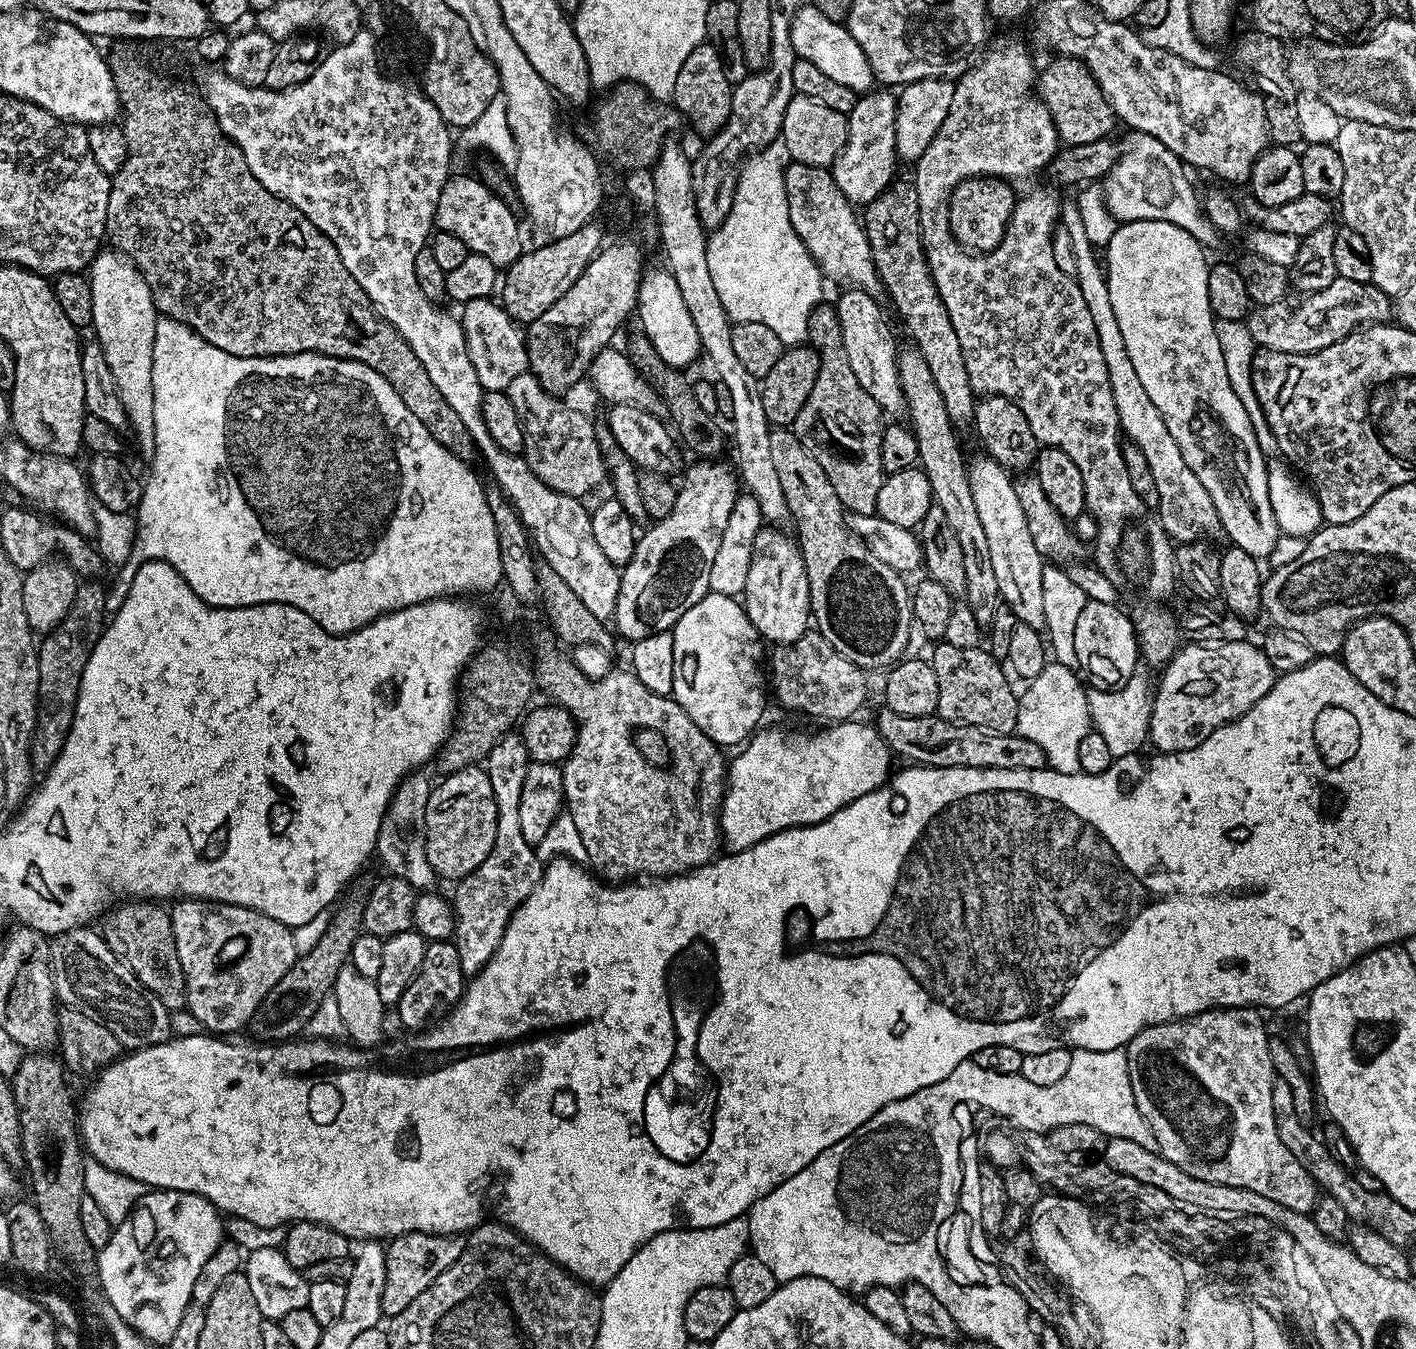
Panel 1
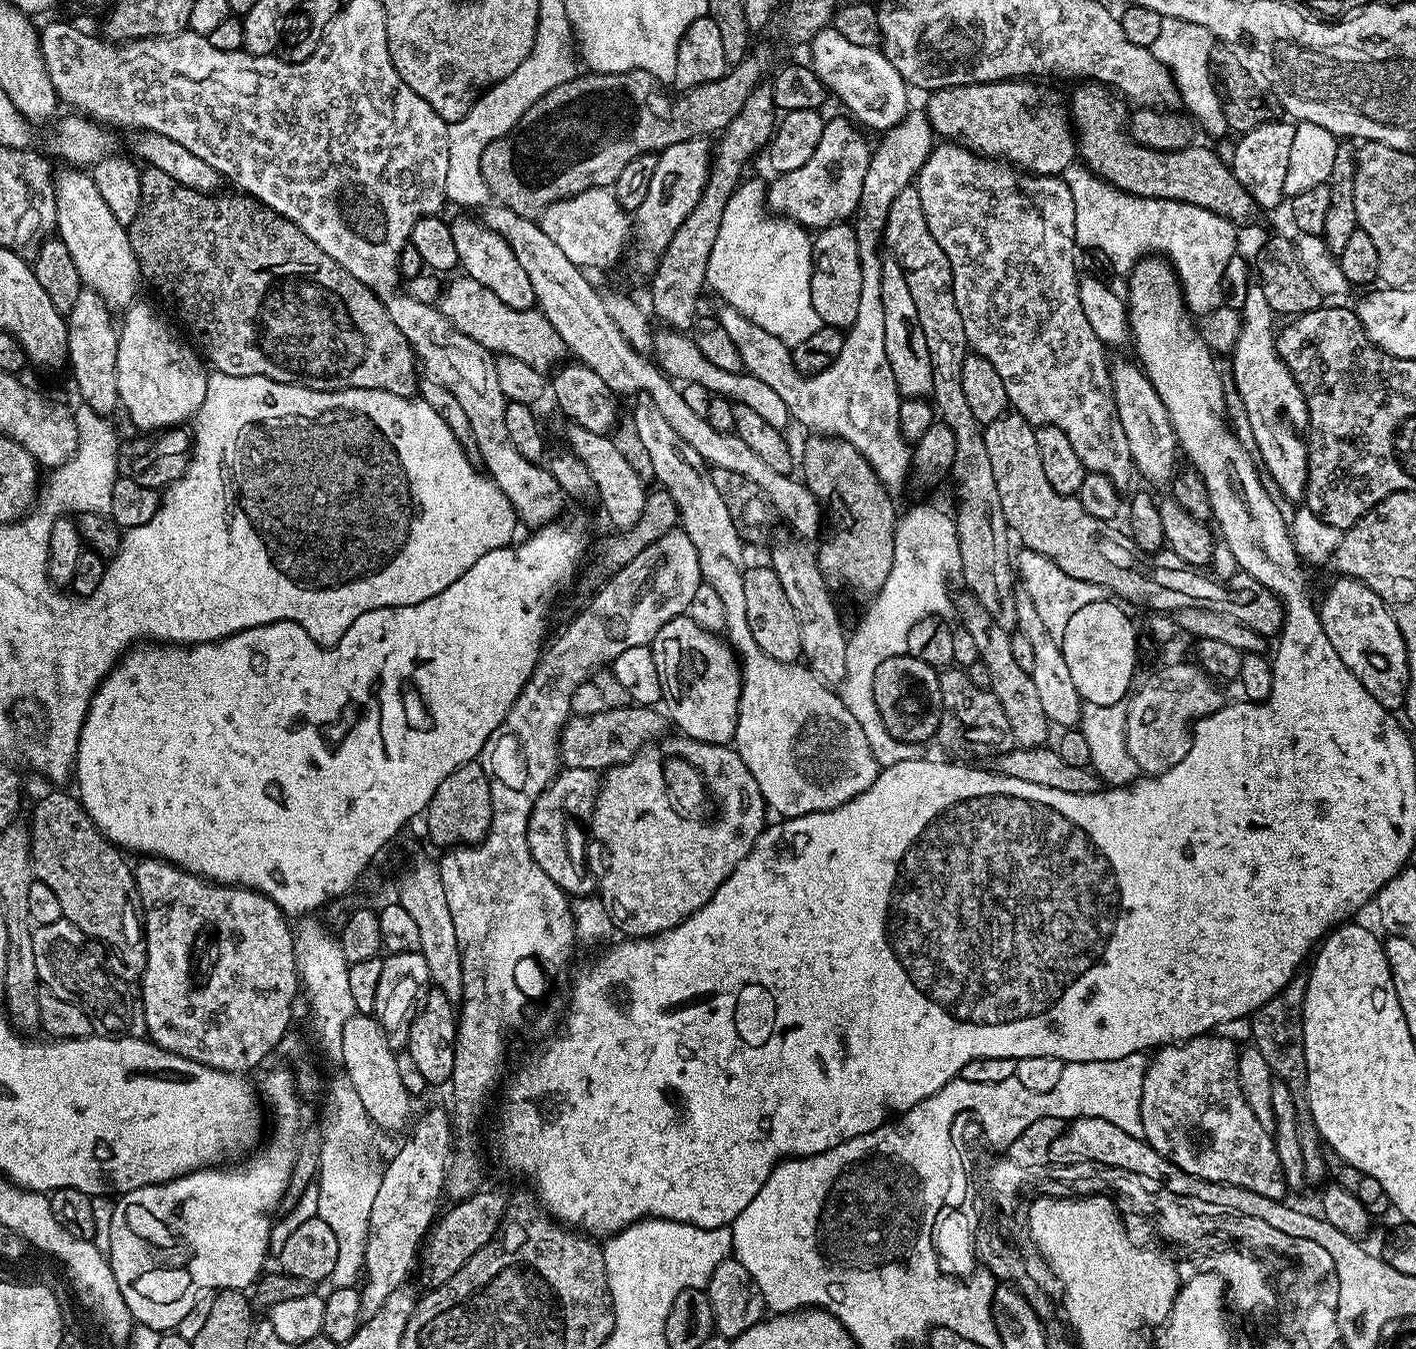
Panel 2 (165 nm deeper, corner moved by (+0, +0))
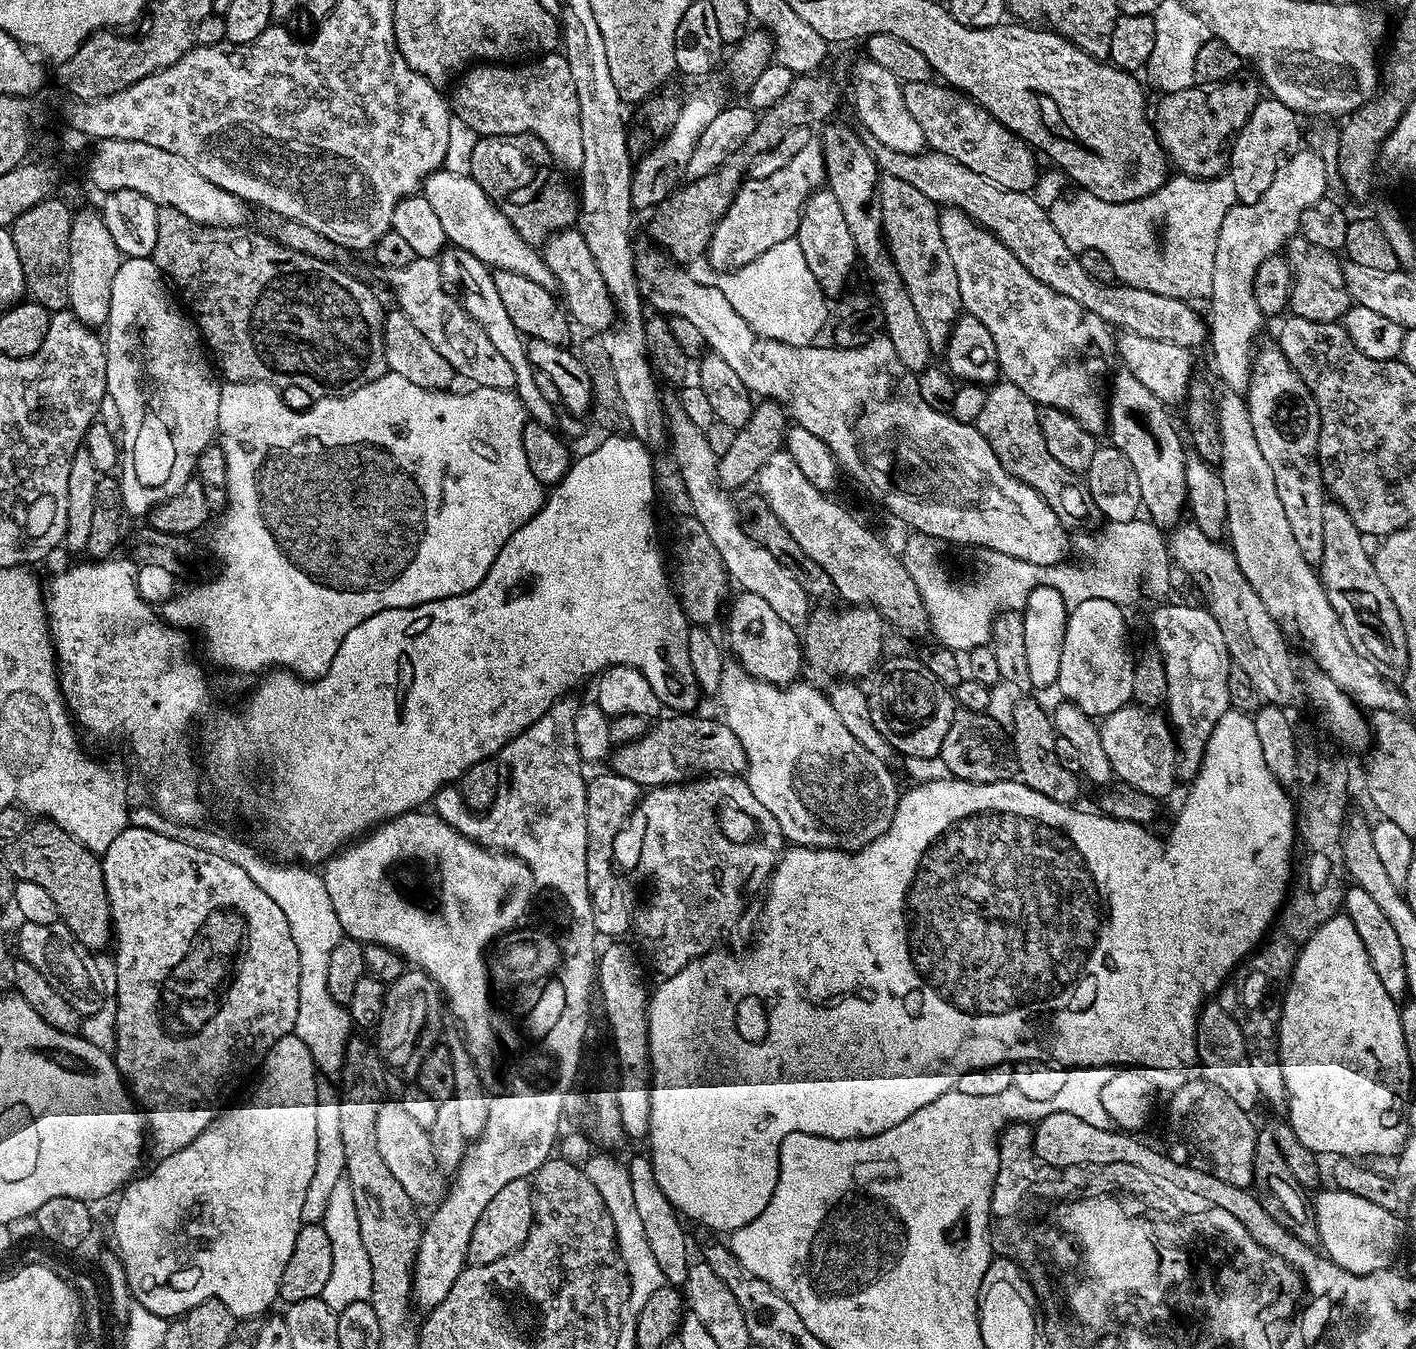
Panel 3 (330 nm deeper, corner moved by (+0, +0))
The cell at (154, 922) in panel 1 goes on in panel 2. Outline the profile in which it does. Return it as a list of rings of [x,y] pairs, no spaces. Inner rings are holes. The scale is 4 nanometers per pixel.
[[[48,792],[33,806],[30,835],[35,879],[39,883],[50,886],[50,890],[54,890],[61,917],[78,926],[78,930],[82,930],[103,945],[107,952],[107,967],[119,980],[139,981],[144,974],[148,946],[144,939],[142,916],[134,899],[136,896],[134,868],[131,863],[128,865],[124,861],[125,853],[111,844],[101,832],[97,832],[96,824],[89,818],[83,804],[73,793],[71,796],[68,792]]]

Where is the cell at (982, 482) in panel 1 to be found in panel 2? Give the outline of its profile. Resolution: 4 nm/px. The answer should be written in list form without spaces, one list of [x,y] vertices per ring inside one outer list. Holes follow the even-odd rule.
[[[1028,590],[1017,591],[1016,605],[1018,606],[1016,628],[1019,635],[1024,636],[1026,642],[1030,642],[1030,646],[1034,649],[1034,666],[1031,674],[1034,678],[1034,687],[1038,689],[1038,699],[1042,701],[1042,710],[1046,710],[1046,718],[1053,725],[1061,724],[1059,727],[1064,730],[1079,725],[1082,701],[1078,694],[1078,686],[1074,686],[1060,646],[1050,638],[1049,631],[1038,616],[1038,606],[1033,599],[1033,593]]]

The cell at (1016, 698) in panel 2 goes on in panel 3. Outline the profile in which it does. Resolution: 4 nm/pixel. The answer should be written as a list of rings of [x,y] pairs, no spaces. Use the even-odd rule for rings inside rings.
[[[1020,700],[1013,706],[1010,747],[1016,756],[1016,770],[1020,783],[1030,786],[1030,790],[1038,790],[1038,794],[1046,794],[1046,798],[1054,798],[1054,802],[1062,802],[1063,804],[1072,806],[1079,801],[1076,799],[1080,796],[1080,784],[1082,785],[1082,780],[1077,773],[1066,770],[1066,766],[1062,766],[1062,762],[1058,762],[1058,754],[1054,754],[1056,737],[1056,727],[1052,724],[1052,718],[1047,707],[1045,709],[1040,708],[1040,704],[1036,700]]]

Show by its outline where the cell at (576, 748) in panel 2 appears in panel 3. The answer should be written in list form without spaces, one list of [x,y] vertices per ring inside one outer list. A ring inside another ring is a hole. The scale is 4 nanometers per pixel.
[[[672,714],[669,720],[657,719],[642,738],[615,745],[610,753],[611,771],[622,778],[630,778],[630,782],[638,782],[644,790],[660,788],[663,784],[686,784],[701,776],[740,776],[747,773],[746,750],[742,750],[742,742],[738,742],[734,730],[730,730],[723,719],[703,720],[700,716],[680,715],[684,714]]]

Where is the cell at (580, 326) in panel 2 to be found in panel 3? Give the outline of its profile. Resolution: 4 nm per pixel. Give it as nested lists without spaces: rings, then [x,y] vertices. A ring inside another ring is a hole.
[[[443,170],[432,172],[424,180],[422,194],[426,198],[426,202],[430,202],[434,214],[438,214],[438,219],[442,222],[442,230],[446,230],[449,245],[474,254],[474,258],[478,258],[493,270],[510,270],[514,274],[522,274],[522,278],[530,278],[530,282],[538,282],[538,286],[543,288],[551,289],[553,287],[554,281],[543,255],[520,237],[511,222],[493,204],[492,199],[484,193],[482,186],[478,186],[478,182],[472,180],[471,175],[459,176]]]

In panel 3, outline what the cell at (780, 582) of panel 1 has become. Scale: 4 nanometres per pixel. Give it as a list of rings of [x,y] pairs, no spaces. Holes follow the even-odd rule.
[[[743,590],[730,600],[728,612],[728,644],[735,663],[741,664],[750,675],[768,684],[787,686],[802,672],[802,640],[797,629],[778,618],[773,607],[758,594]]]

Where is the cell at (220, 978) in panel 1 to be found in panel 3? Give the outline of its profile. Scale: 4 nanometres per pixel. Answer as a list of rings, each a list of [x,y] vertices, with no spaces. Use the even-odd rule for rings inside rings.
[[[128,827],[118,834],[118,838],[114,838],[110,842],[110,846],[103,849],[100,856],[100,865],[102,866],[102,878],[106,886],[106,898],[110,906],[110,914],[112,915],[112,930],[114,933],[114,948],[116,944],[116,993],[114,999],[117,1002],[117,1014],[115,1022],[115,1039],[114,1059],[116,1069],[120,1071],[120,1075],[124,1078],[124,1083],[128,1085],[129,1092],[132,1093],[135,1103],[146,1113],[146,1132],[150,1137],[150,1152],[153,1157],[163,1158],[174,1154],[178,1150],[182,1150],[182,1146],[190,1146],[190,1142],[194,1142],[194,1138],[198,1138],[198,1134],[202,1134],[202,1130],[206,1130],[206,1126],[210,1126],[210,1122],[214,1122],[214,1118],[219,1116],[222,1109],[229,1103],[228,1095],[251,1074],[252,1071],[259,1069],[263,1065],[266,1054],[274,1046],[274,1042],[278,1042],[278,1038],[293,1035],[295,1030],[295,1018],[298,1017],[298,998],[299,998],[299,956],[298,949],[294,944],[293,935],[290,932],[290,923],[287,922],[285,914],[281,907],[277,905],[263,891],[257,883],[246,874],[246,870],[242,870],[239,866],[234,866],[227,859],[210,854],[209,851],[198,850],[197,847],[186,846],[185,843],[178,842],[177,839],[166,838],[165,835],[156,834],[152,830],[138,829]]]

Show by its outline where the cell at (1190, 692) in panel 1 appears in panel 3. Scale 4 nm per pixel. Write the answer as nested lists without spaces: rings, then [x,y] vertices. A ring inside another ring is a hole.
[[[1125,706],[1103,717],[1098,724],[1102,750],[1110,760],[1112,775],[1119,783],[1134,786],[1142,794],[1168,796],[1178,784],[1176,775],[1176,737],[1163,715],[1139,706]]]

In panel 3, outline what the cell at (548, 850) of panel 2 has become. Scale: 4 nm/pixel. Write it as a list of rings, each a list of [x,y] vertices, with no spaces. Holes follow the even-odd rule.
[[[605,770],[601,776],[587,781],[586,790],[586,886],[590,894],[590,910],[594,912],[594,926],[601,937],[620,938],[632,926],[633,909],[628,908],[628,896],[620,885],[620,876],[612,869],[612,847],[616,835],[624,828],[628,815],[637,811],[642,800],[638,782],[622,778],[617,772]]]

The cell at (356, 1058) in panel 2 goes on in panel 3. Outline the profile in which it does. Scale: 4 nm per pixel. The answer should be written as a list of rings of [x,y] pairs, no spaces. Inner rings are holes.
[[[385,1099],[378,1110],[376,1119],[378,1134],[378,1154],[382,1154],[382,1162],[386,1162],[386,1170],[398,1178],[402,1190],[410,1197],[413,1204],[436,1206],[446,1193],[445,1173],[440,1163],[434,1158],[434,1146],[430,1146],[428,1129],[418,1126],[399,1099]]]

